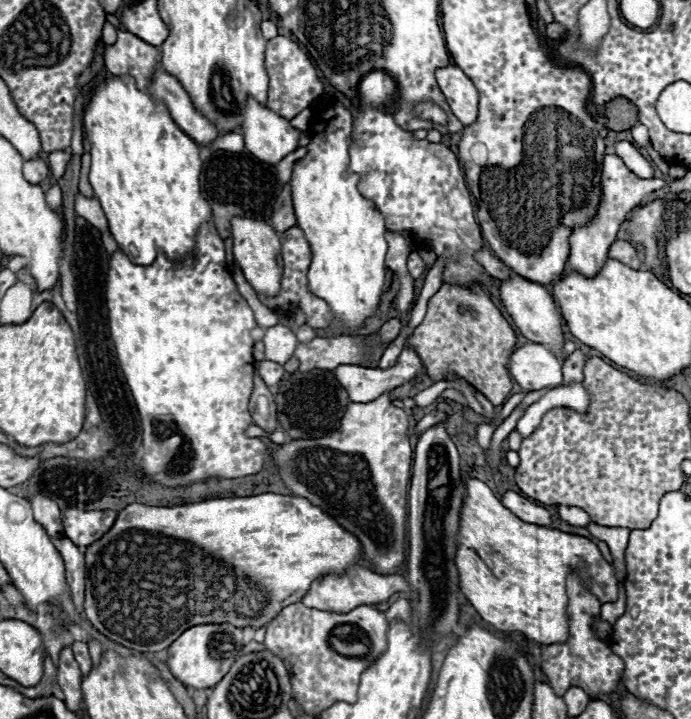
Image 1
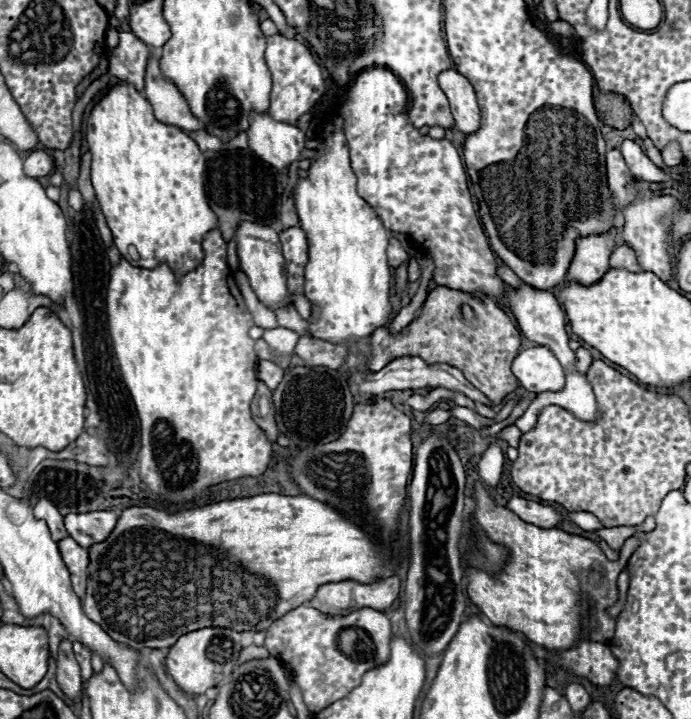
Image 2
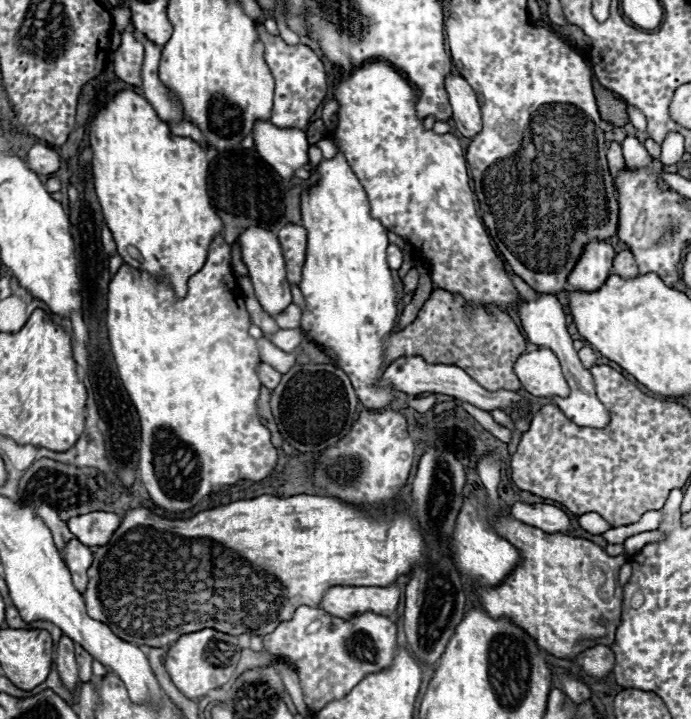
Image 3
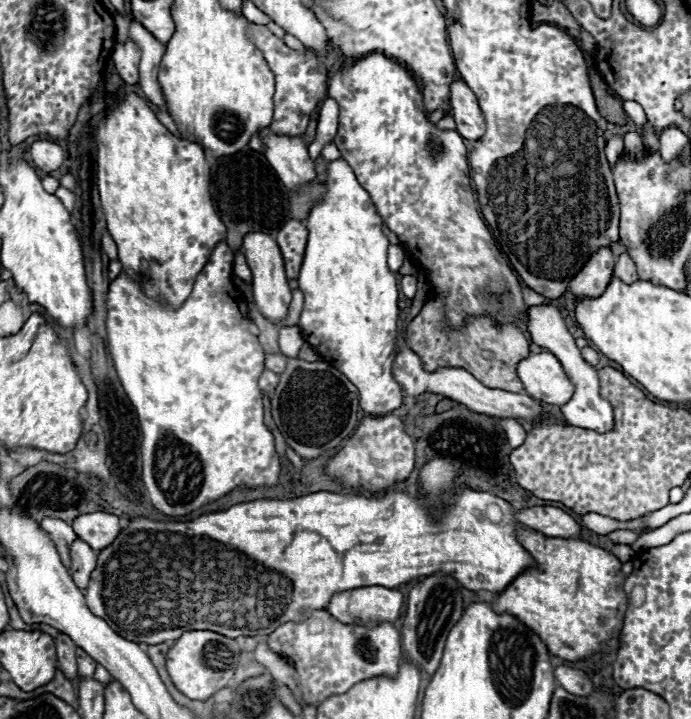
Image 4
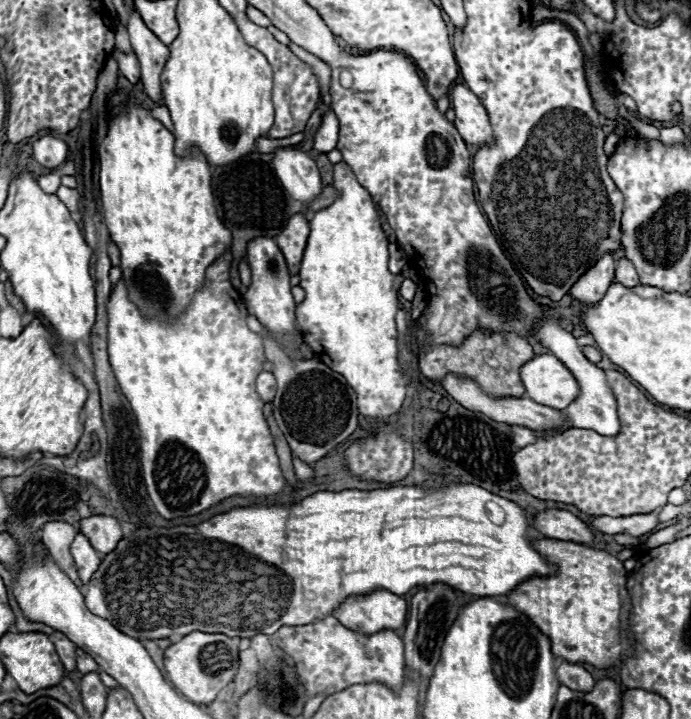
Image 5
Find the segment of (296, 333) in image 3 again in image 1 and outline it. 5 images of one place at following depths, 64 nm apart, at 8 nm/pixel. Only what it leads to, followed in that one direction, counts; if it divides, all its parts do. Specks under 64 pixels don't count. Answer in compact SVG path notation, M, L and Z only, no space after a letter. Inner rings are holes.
M282 324L268 328L262 342L264 342L264 358L278 364L284 364L294 354L296 344L298 344L292 330Z

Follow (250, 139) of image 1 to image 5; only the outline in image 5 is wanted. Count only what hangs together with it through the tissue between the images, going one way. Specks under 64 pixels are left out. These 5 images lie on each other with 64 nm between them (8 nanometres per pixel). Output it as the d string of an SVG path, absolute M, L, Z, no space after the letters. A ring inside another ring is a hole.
M296 146L276 148L272 152L272 164L276 176L280 178L282 186L288 194L302 204L310 202L314 196L320 194L320 174L316 162Z

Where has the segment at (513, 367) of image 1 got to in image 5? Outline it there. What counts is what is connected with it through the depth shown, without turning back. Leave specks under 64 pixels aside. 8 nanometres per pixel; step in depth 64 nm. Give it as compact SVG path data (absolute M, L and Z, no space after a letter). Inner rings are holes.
M540 354L520 368L526 394L538 404L564 410L580 392L578 382L554 354Z

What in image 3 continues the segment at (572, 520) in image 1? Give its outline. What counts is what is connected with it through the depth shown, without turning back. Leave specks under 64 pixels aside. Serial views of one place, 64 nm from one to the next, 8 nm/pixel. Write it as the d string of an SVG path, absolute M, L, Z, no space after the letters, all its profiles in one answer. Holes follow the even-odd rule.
M588 512L588 514L578 516L578 522L590 534L602 534L602 532L606 532L610 528L610 524L602 516L596 516L594 512Z

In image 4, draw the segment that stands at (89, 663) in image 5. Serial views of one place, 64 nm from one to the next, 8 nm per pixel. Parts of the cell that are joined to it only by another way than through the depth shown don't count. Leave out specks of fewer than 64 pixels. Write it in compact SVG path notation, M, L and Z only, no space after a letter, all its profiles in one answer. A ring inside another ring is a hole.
M82 648L76 650L76 656L78 656L78 674L80 674L80 678L84 678L84 676L94 676L96 662L94 662Z

